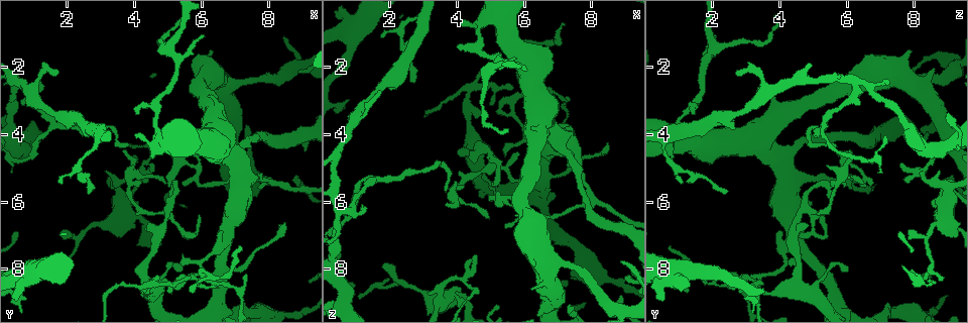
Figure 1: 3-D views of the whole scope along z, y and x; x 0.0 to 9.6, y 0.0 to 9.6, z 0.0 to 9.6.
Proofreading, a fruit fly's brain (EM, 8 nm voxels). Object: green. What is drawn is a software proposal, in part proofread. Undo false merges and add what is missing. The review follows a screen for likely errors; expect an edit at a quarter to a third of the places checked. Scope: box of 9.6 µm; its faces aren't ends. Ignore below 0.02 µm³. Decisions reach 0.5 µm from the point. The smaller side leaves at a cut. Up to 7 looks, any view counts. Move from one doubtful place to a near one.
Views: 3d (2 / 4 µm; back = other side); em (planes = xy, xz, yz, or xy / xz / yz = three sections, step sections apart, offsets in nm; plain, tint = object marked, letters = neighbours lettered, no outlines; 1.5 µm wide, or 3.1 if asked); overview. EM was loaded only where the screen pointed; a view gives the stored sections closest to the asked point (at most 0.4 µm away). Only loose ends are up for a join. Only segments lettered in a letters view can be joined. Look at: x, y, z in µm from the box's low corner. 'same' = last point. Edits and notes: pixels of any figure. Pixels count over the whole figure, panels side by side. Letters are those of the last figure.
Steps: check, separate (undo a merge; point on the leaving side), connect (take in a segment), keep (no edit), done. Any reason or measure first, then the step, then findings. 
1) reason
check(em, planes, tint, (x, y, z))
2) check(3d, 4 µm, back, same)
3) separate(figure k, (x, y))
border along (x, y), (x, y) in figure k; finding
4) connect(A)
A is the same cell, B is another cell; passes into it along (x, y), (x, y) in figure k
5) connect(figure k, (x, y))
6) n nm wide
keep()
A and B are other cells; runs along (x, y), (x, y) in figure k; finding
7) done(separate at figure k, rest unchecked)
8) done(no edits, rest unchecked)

free end
check(em, xy, step 4, letters, (3.70, 4.55, 6.05))

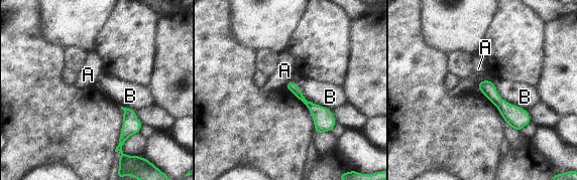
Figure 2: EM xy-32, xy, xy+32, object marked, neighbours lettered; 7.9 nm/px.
B touches over 420 nm
keep()
A and B are other cells; none of them fits

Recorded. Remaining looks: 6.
thick turns thin
check(em, planes, letters, (6.05, 7.80, 4.10))

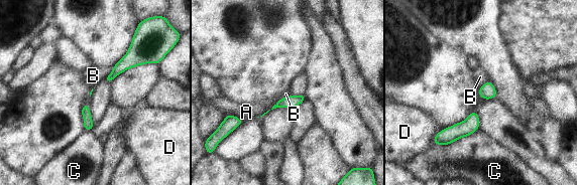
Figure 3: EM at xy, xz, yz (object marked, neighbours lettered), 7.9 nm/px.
70 nm wide
keep()
A, B, C and D are other cells; border along (114, 66), (104, 78) in figure 3; continuous, no second neuron

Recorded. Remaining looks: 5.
check(em, planes, letters, (4.50, 4.80, 0.75))

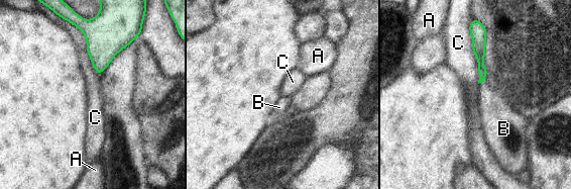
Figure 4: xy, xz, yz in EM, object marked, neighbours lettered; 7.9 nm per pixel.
connect(B)
B is the same cell, A and C are other cells; passes into it along (478, 50), (481, 81), (494, 108) in figure 4; the neuron continues

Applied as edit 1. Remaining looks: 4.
done(connect at figure 4, rest unchecked)

